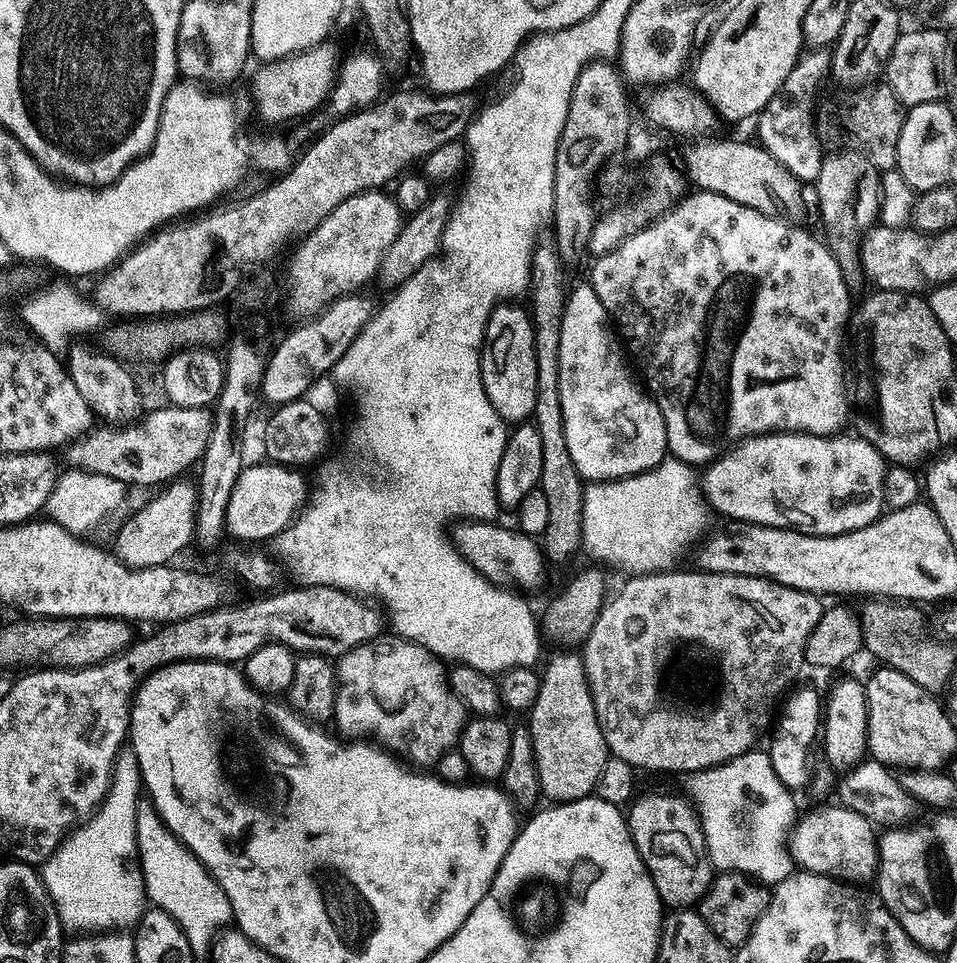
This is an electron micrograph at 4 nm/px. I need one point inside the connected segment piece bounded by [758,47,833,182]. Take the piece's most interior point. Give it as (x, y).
(789, 135)

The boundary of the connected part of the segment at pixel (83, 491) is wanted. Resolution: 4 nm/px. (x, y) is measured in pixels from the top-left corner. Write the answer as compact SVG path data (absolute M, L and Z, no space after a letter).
M68 468L64 472L58 480L58 492L63 505L72 505L72 528L69 533L86 540L115 535L129 516L148 503L154 494L153 489L161 487L166 480L165 477L153 477L126 485L120 479L112 479L80 468Z

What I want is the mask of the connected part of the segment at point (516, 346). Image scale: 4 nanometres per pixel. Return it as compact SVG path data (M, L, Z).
M516 302L499 303L484 327L484 347L480 349L480 377L493 413L501 421L524 422L536 411L538 362L536 329L531 315Z

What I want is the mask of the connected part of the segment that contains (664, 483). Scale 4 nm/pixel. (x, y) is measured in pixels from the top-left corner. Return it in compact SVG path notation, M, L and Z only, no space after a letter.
M665 458L647 472L619 480L589 483L584 488L584 508L580 514L583 551L588 551L594 559L601 560L604 564L617 564L628 572L634 572L630 574L656 572L659 568L671 569L676 566L671 564L679 562L680 555L703 534L704 527L708 524L709 505L698 491L698 476L692 472L695 472L693 465L683 464L675 458Z

